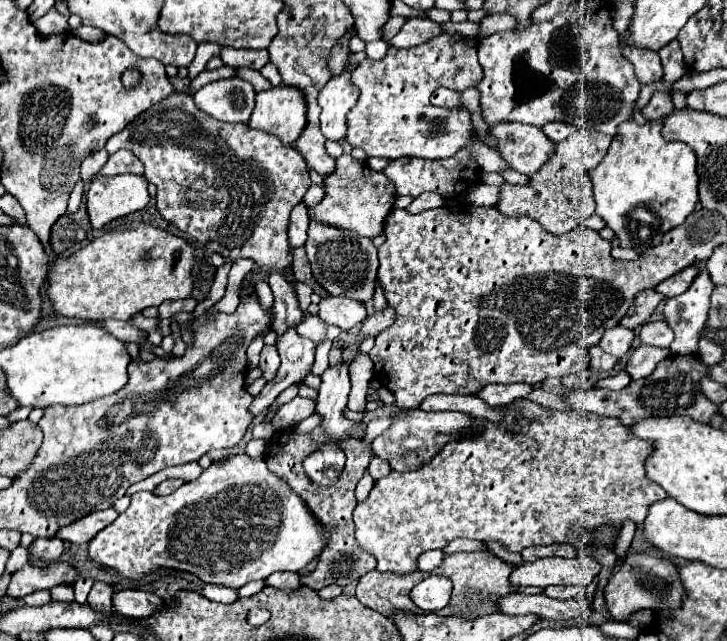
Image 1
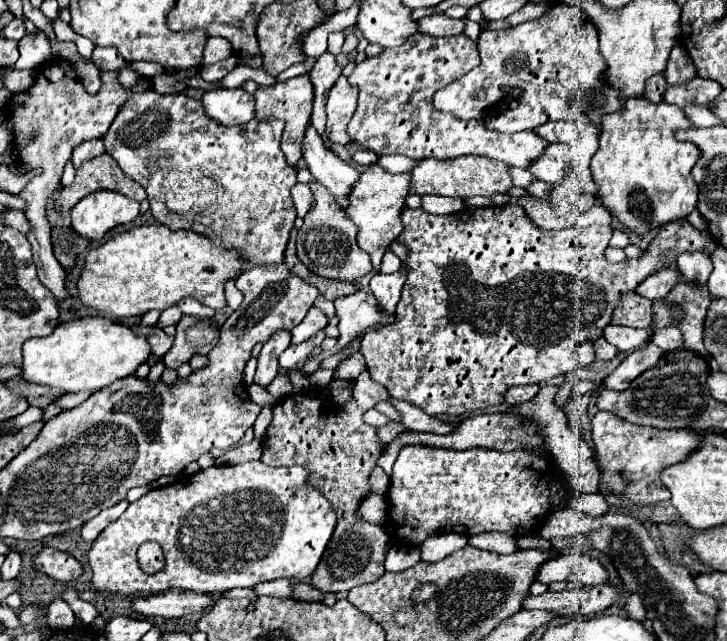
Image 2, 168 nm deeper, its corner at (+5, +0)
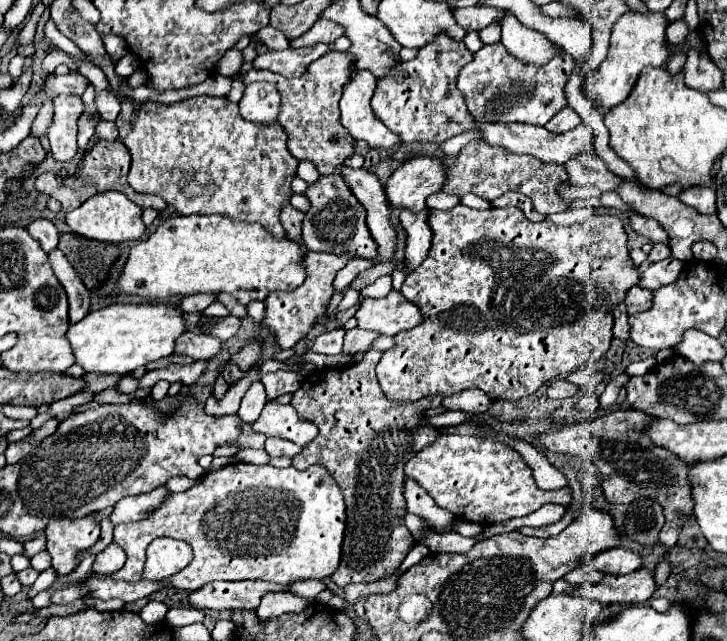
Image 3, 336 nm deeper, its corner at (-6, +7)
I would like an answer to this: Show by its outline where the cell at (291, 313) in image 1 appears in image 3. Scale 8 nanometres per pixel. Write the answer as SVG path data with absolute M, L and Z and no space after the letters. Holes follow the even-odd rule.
M278 370L278 372L264 374L260 380L262 380L264 388L266 388L268 400L274 400L274 398L280 396L280 394L294 392L296 388L300 388L300 376L298 376L296 372L284 372L284 370Z

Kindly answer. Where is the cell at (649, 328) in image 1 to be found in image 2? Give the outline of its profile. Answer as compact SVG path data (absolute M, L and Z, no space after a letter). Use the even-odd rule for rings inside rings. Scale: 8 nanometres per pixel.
M669 327L669 329L661 329L661 333L653 335L653 343L657 347L661 347L665 353L667 351L681 351L683 349L683 335L677 327Z

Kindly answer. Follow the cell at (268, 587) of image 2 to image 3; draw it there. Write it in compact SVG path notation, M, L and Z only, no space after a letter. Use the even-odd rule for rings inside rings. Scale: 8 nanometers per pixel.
M312 578L310 580L296 580L286 586L288 586L288 592L292 592L294 596L300 596L304 600L314 600L326 588L326 585L322 584L320 580L312 580Z

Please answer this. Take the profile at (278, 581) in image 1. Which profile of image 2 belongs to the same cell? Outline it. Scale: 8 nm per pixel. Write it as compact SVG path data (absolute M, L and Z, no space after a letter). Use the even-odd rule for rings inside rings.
M295 583L293 597L299 599L299 601L323 601L325 593L321 593L321 591L315 589L313 585L307 585L307 583Z

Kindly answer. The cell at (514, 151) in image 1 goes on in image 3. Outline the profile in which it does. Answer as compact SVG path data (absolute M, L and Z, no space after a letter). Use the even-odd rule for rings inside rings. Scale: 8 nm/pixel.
M580 154L580 158L570 158L566 164L568 182L574 186L596 186L600 192L614 190L620 178L606 168L598 156Z

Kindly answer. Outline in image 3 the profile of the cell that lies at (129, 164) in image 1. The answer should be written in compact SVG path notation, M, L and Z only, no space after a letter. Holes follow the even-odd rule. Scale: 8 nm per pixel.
M114 140L114 142L98 142L92 146L92 150L84 152L84 156L80 158L78 162L78 168L76 168L76 178L70 186L61 184L57 181L57 177L51 173L43 173L36 178L35 188L40 192L46 192L50 196L54 196L60 204L62 204L62 212L72 212L74 208L78 208L82 202L86 202L90 196L98 194L98 192L106 192L106 190L118 190L118 192L124 192L132 202L136 202L138 206L146 208L146 206L152 206L156 210L162 210L166 208L166 202L158 196L152 196L152 194L140 194L136 190L132 190L132 186L128 186L128 168L130 168L130 152L128 148L120 142L120 140Z

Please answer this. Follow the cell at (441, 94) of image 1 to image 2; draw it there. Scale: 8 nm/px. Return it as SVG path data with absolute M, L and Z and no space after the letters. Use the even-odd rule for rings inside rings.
M553 1L551 9L539 19L521 23L505 31L481 31L477 51L481 63L461 79L453 81L451 85L435 93L437 109L453 113L455 117L461 119L475 119L493 131L517 133L535 129L547 121L559 121L559 119L573 121L577 111L587 113L593 123L599 123L603 115L615 113L623 105L619 101L619 91L603 81L603 71L607 65L599 53L597 29L593 27L591 21L583 19L581 11L575 5Z

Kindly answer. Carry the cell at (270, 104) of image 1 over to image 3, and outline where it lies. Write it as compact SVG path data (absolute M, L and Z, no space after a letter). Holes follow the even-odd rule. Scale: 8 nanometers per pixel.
M326 52L316 62L308 66L302 78L284 78L270 70L250 70L244 78L256 78L262 82L272 82L280 96L280 118L278 122L288 132L288 150L298 160L310 160L318 168L320 174L334 174L340 170L342 162L352 156L352 136L340 124L338 102L342 98L342 86L348 82L352 74L354 58L346 52Z

